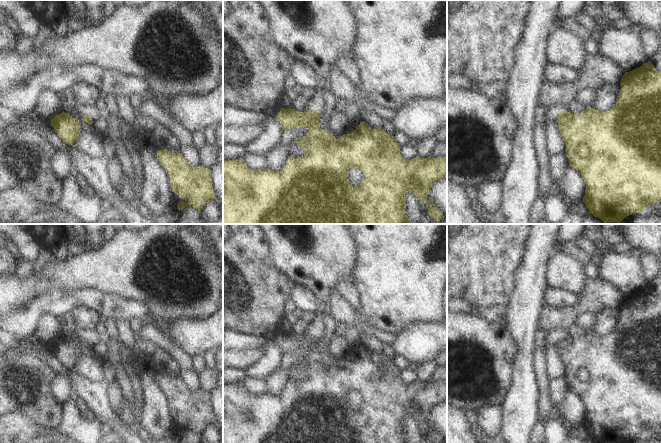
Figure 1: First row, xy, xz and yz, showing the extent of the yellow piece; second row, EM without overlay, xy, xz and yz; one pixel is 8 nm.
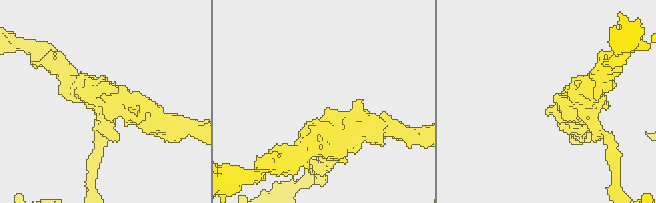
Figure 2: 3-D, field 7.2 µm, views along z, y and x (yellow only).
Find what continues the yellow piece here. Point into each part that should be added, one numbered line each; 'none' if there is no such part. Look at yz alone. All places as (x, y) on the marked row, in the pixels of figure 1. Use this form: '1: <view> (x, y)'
none

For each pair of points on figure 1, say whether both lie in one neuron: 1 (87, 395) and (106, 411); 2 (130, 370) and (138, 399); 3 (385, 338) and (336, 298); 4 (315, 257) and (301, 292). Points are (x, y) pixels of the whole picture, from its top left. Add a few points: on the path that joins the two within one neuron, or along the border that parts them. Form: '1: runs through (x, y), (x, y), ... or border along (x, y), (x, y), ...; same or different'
1: runs through (92, 397), (101, 406); same
2: runs through (133, 377), (137, 392); same
3: runs through (372, 331), (357, 324), (344, 311); same
4: border along (298, 284), (310, 288), (318, 296), (320, 302); different

